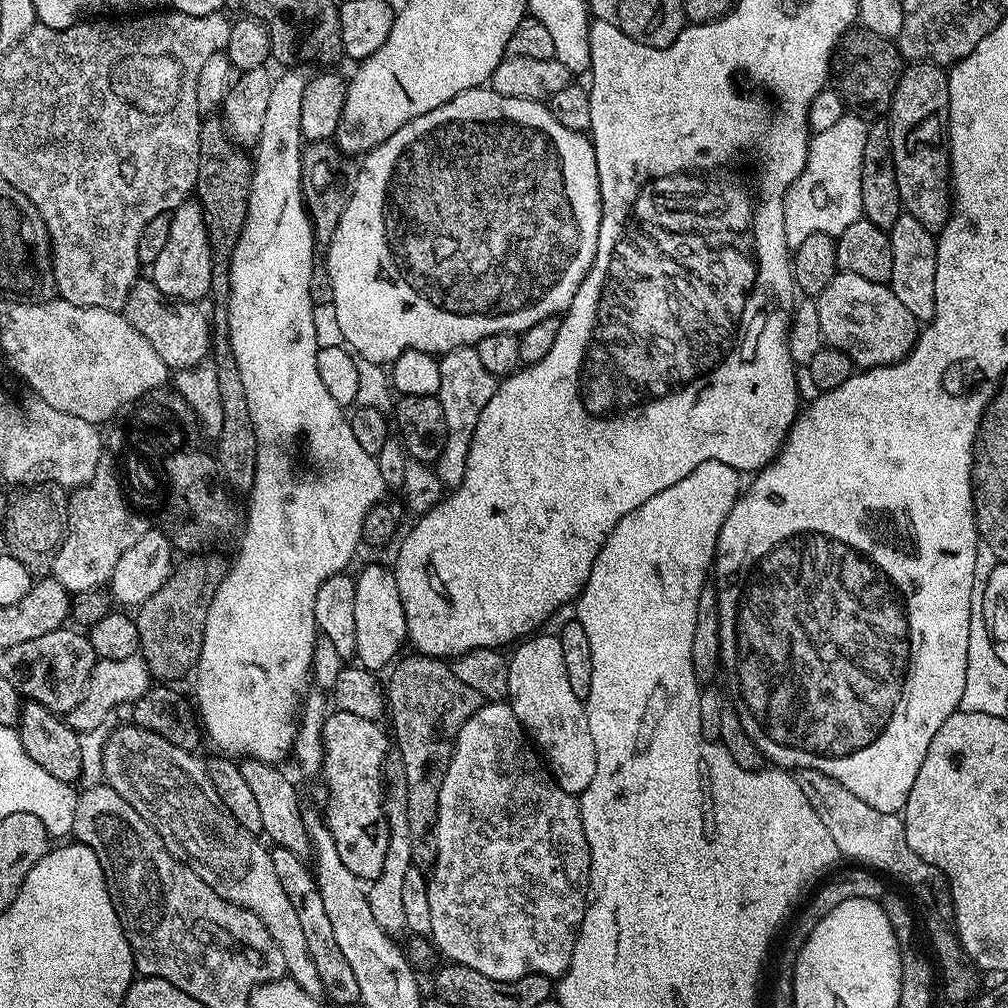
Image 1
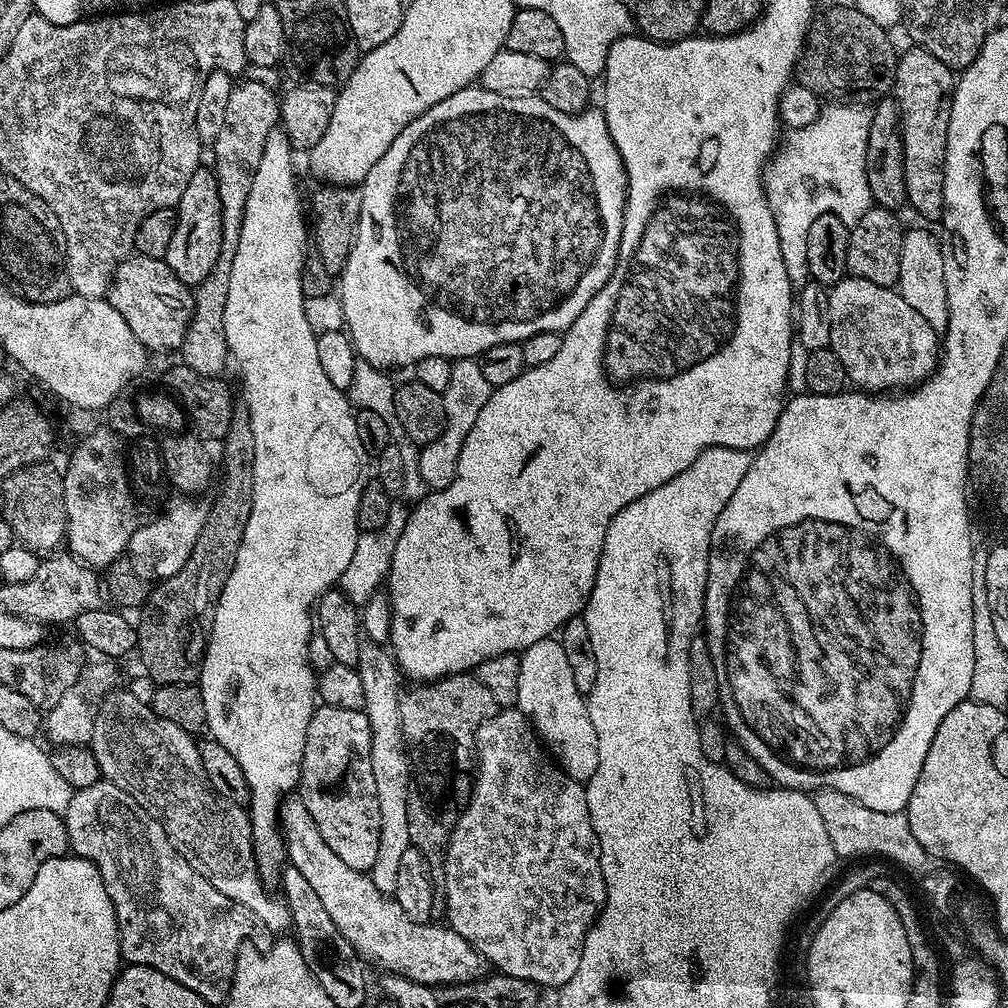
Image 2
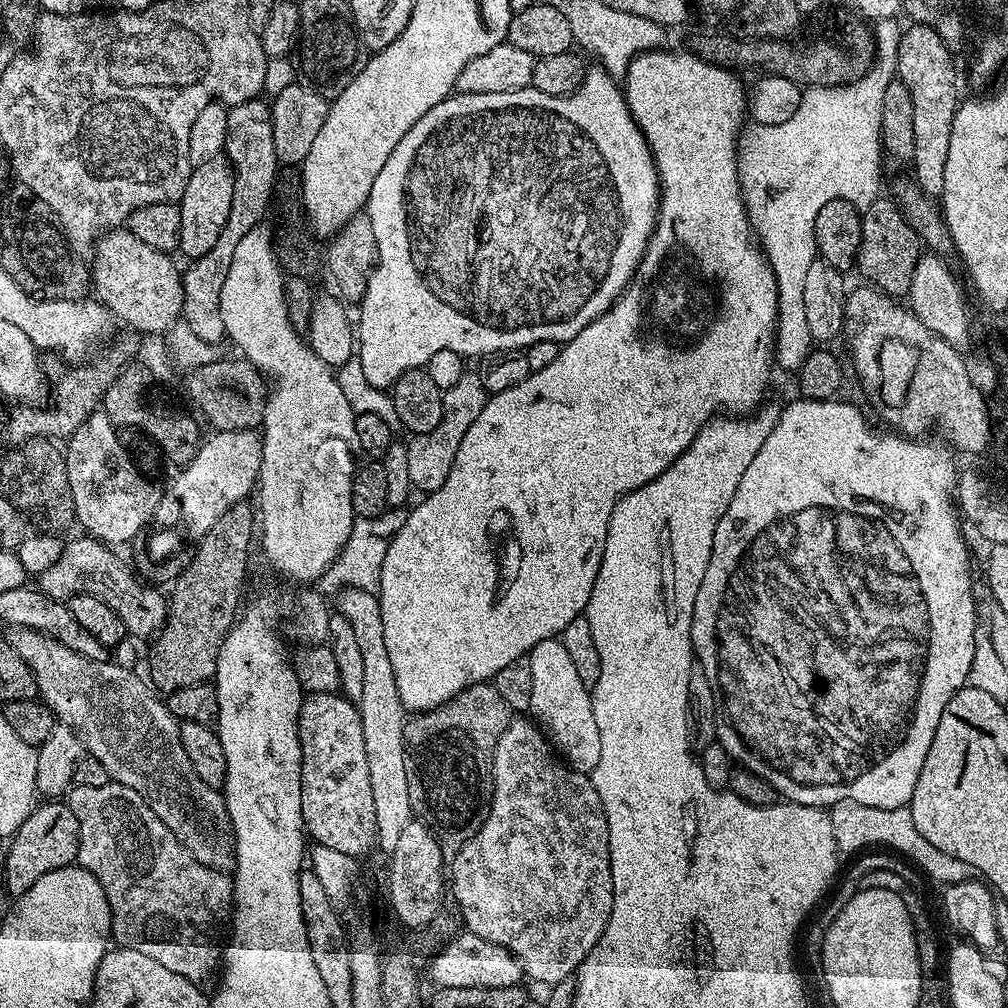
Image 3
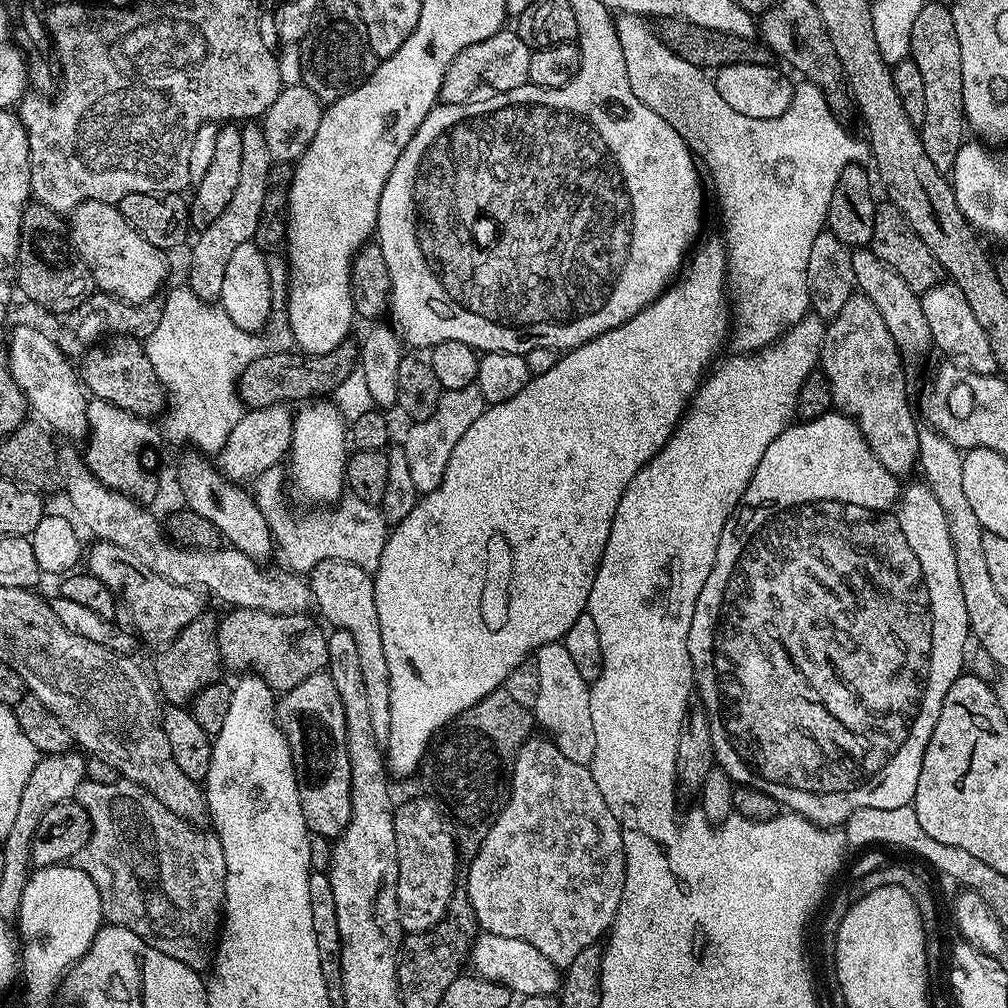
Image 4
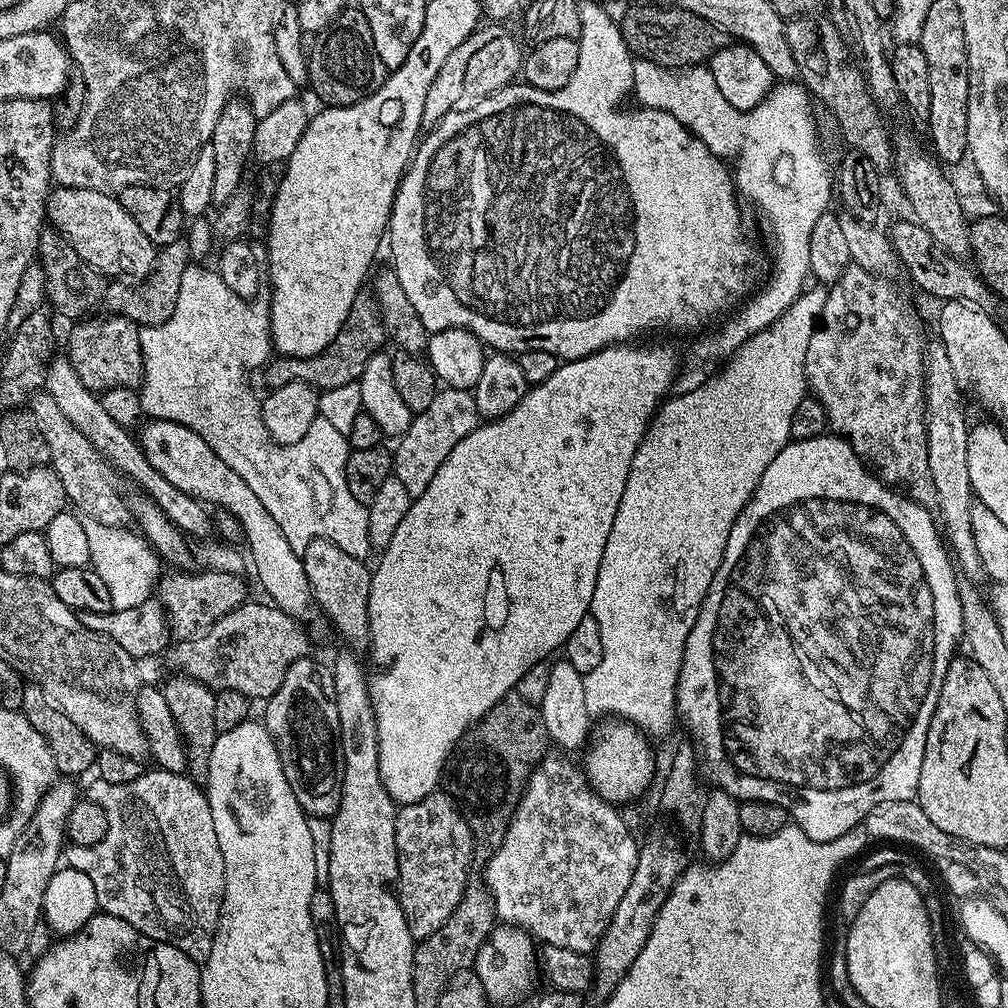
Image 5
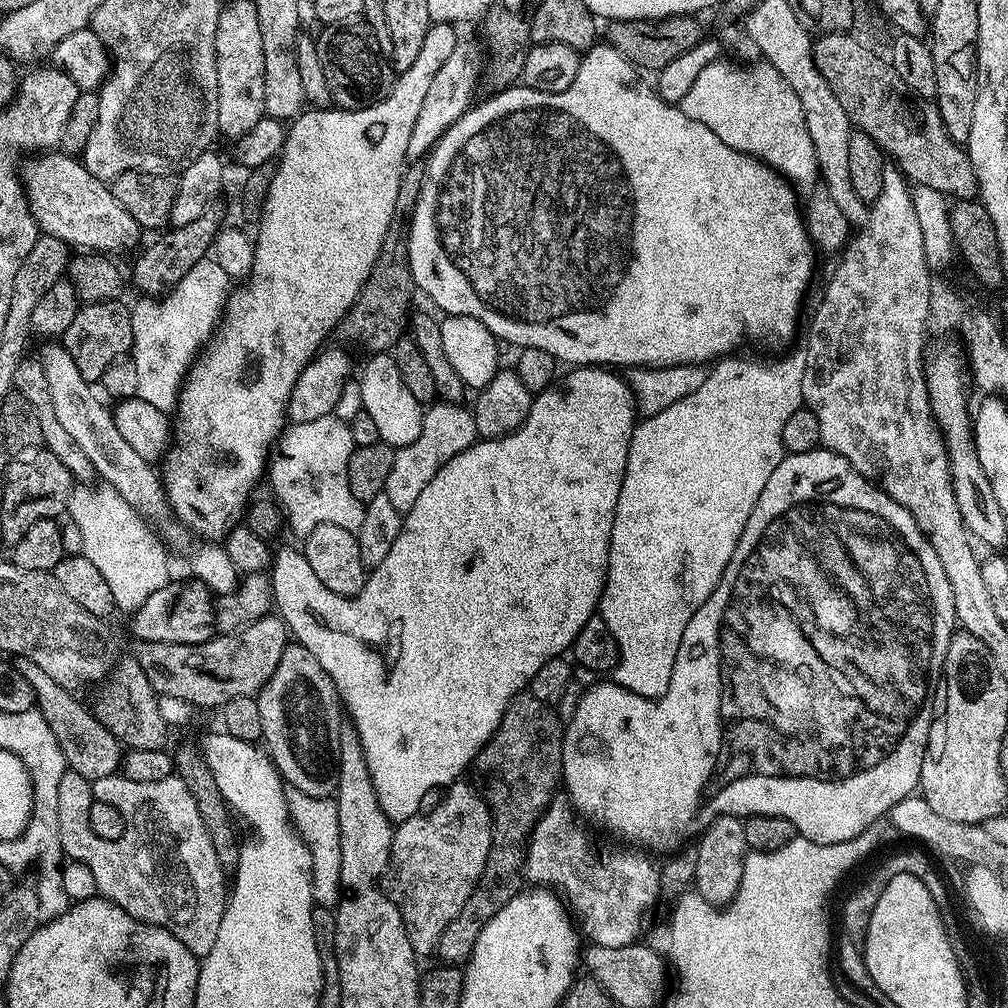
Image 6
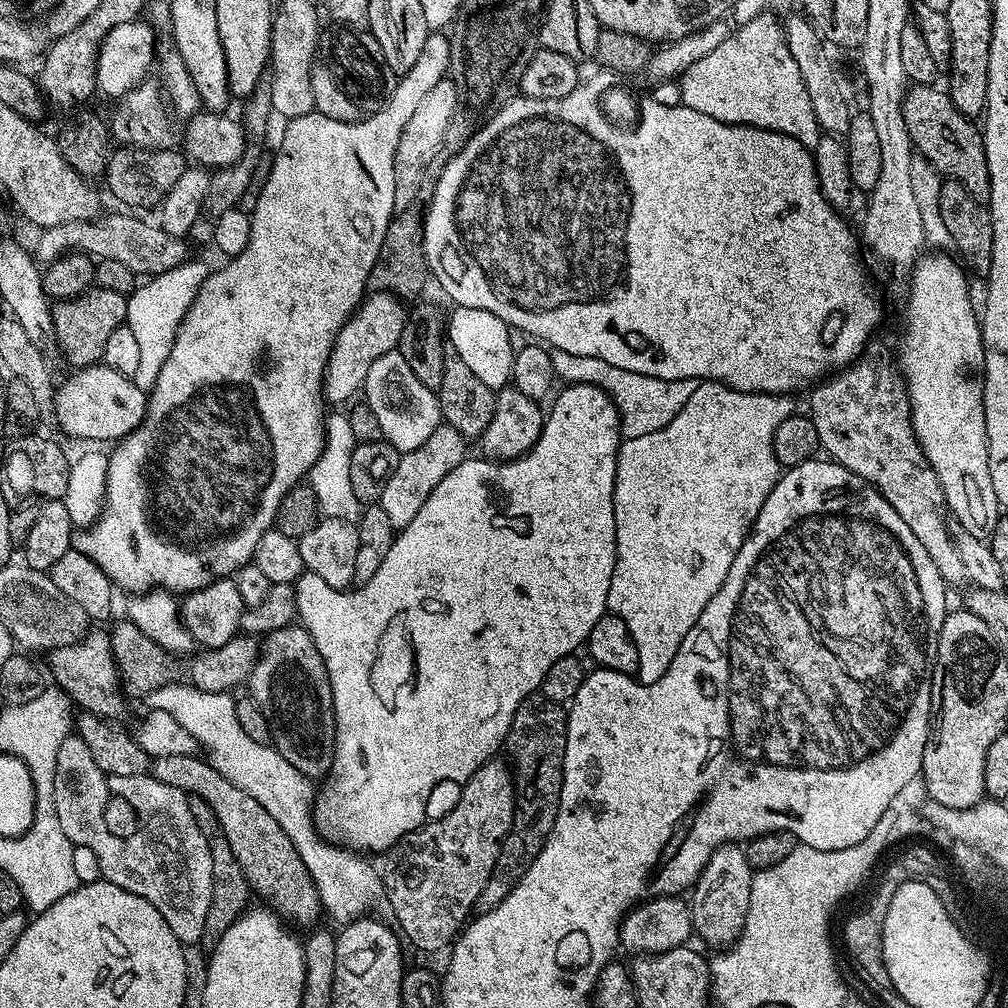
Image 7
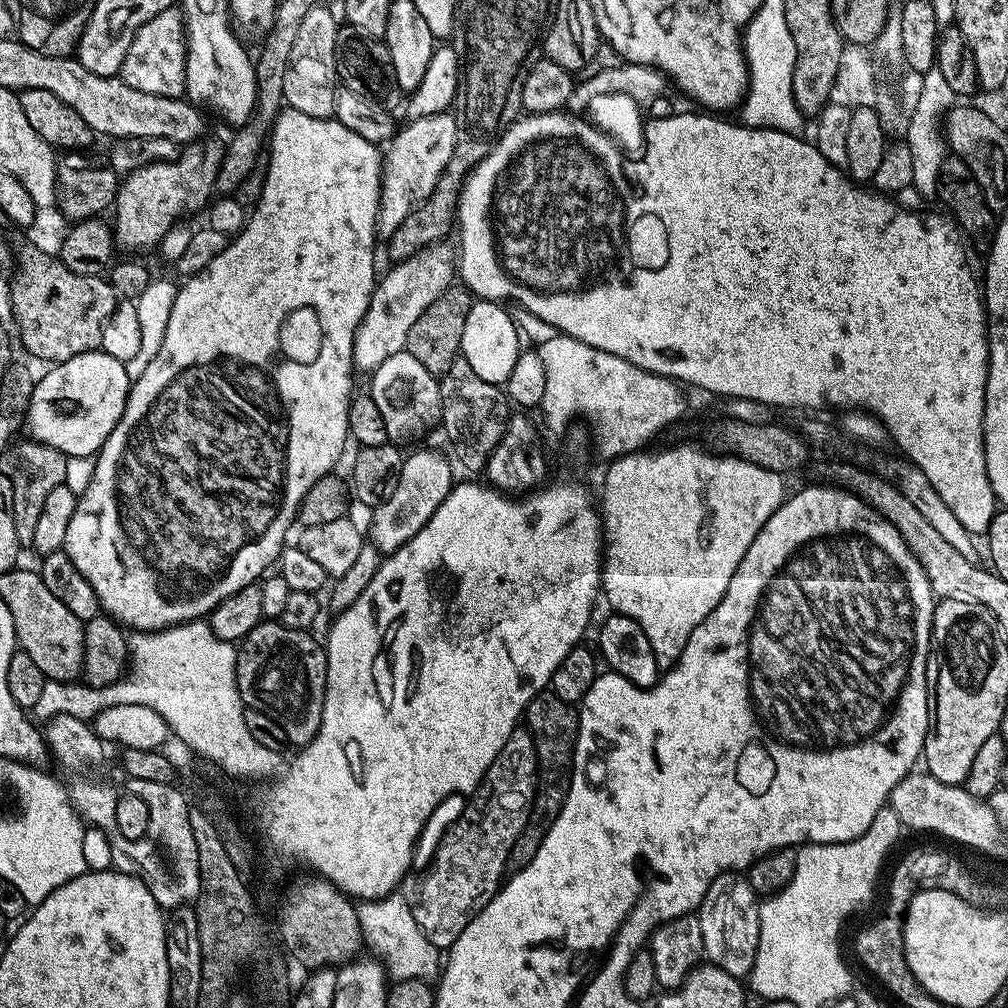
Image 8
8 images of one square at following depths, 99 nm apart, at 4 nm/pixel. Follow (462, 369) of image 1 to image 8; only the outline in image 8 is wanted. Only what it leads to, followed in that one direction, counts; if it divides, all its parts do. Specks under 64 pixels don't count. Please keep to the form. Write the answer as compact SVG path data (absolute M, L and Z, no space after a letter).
M428 448L422 449L421 452L411 453L409 451L405 455L404 465L400 471L398 486L394 490L394 494L390 494L390 498L386 498L383 502L371 509L372 536L370 532L370 543L381 554L391 554L399 550L403 544L410 542L410 538L414 538L414 534L418 534L418 530L422 530L422 526L426 526L426 522L432 517L434 510L438 510L438 506L444 501L446 494L453 486L452 464L442 453L431 452Z

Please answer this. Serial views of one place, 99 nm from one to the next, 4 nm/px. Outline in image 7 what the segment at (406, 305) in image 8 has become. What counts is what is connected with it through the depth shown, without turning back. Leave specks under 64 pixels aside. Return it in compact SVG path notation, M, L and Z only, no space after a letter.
M373 291L369 295L363 297L360 307L353 311L352 317L336 334L336 341L324 371L322 389L323 399L329 405L347 405L353 399L351 396L359 388L361 391L367 385L370 366L374 366L374 362L378 362L378 358L382 358L382 354L397 351L406 319L406 308L403 308L405 305L399 296L395 296L391 292Z

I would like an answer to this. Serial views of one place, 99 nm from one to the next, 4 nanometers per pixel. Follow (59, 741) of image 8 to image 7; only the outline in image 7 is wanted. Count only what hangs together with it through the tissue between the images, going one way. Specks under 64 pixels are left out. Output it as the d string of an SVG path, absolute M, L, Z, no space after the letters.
M70 734L59 747L55 758L54 800L58 813L59 826L73 847L86 846L98 854L100 868L120 868L120 864L140 864L144 856L140 856L140 848L136 848L136 839L119 838L111 834L106 825L105 806L112 795L108 777L94 762L90 748L82 742L78 734Z

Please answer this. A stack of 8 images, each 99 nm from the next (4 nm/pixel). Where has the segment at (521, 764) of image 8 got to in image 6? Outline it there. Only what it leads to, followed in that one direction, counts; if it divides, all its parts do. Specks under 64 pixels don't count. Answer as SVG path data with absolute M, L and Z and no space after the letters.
M464 782L453 783L432 809L429 807L401 820L392 829L386 891L398 906L406 934L410 938L410 946L420 958L424 958L427 952L435 953L438 938L442 938L442 930L446 930L446 926L458 918L458 910L466 906L470 894L479 888L484 879L486 858L490 854L492 811L488 809L488 801L475 787L472 789L470 785L460 783Z

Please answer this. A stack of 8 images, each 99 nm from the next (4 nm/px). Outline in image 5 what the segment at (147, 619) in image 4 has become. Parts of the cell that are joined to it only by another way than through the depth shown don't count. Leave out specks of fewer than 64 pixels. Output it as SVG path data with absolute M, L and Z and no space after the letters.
M200 571L200 574L165 573L157 583L156 596L165 611L171 635L175 639L201 636L216 621L244 602L240 576L225 572Z

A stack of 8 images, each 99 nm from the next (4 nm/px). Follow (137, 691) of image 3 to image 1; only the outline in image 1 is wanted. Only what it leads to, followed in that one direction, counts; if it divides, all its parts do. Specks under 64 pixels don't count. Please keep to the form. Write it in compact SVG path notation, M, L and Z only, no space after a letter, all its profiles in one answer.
M121 723L116 729L111 729L107 733L101 760L104 767L103 779L109 788L122 794L122 798L126 798L126 802L130 802L134 810L138 810L140 817L162 838L162 842L168 847L174 859L181 860L190 870L194 870L195 876L214 894L218 894L232 905L246 909L260 920L271 934L273 942L282 951L282 958L286 961L287 977L315 1000L323 999L325 995L322 980L318 977L314 962L310 961L306 938L303 937L298 918L294 918L293 906L279 885L271 851L267 847L264 849L256 841L259 839L253 833L242 830L242 826L234 822L230 810L222 806L222 798L218 798L203 763L199 759L196 761L196 758L193 753L174 746L174 742L166 742L166 738L150 730L140 728L133 723Z

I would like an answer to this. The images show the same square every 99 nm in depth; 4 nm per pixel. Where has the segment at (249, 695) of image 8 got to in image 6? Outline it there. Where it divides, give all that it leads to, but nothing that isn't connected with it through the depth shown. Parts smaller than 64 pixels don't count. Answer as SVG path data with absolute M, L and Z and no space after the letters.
M289 643L288 648L282 650L282 658L279 659L274 674L270 674L267 682L260 687L258 699L264 706L276 703L276 732L284 740L267 745L266 751L272 757L273 766L280 771L280 779L295 791L310 794L314 798L335 797L338 786L338 734L342 723L342 705L330 674L322 670L318 658L314 658L314 654L310 654L310 650L306 650L301 644Z

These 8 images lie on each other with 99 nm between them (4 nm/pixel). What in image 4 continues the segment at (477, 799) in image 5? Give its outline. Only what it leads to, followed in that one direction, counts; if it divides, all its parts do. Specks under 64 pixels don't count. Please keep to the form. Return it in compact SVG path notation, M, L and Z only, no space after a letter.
M505 687L496 688L490 694L486 694L486 698L470 706L461 716L457 716L424 751L418 769L418 780L428 784L427 791L434 792L432 794L435 799L450 813L450 820L454 825L456 850L461 857L475 856L486 834L494 826L495 816L500 812L506 799L505 765L516 757L516 751L533 735L532 728L534 729L533 713L514 702Z

